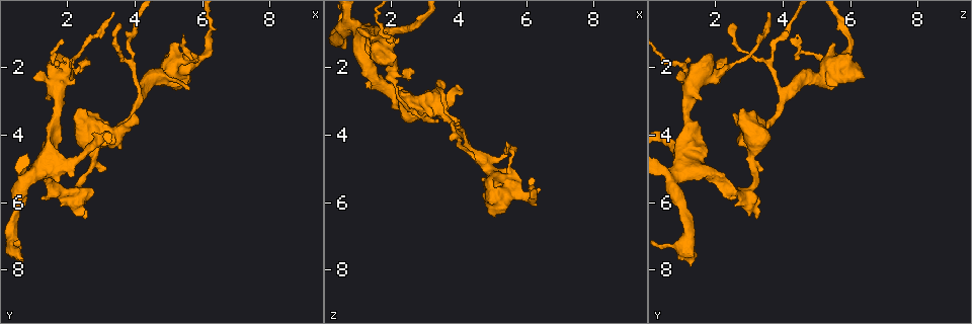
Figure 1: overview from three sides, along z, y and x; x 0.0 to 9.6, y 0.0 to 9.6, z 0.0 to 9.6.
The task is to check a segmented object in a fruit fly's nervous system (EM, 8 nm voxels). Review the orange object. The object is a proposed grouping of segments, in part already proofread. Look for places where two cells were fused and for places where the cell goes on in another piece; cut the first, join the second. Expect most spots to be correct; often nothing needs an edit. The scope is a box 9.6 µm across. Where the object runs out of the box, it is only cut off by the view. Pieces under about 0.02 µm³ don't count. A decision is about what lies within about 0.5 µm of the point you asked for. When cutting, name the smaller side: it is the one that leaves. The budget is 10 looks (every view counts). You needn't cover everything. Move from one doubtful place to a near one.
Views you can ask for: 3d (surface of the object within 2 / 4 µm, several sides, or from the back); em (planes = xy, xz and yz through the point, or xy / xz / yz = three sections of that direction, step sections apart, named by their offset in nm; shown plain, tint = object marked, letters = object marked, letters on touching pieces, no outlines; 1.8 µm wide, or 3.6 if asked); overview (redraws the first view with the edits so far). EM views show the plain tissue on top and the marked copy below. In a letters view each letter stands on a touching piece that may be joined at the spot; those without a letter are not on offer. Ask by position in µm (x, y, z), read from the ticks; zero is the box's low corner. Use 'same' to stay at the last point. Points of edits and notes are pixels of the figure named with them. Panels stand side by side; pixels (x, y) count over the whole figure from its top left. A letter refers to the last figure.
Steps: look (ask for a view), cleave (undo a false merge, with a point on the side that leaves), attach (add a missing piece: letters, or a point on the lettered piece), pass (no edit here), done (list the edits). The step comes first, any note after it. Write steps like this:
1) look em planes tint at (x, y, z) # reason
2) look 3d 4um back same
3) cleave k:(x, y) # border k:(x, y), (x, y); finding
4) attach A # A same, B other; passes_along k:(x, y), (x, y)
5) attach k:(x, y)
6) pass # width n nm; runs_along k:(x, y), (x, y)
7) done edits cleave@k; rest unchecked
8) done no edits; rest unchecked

look em xz step 16 letters at (5.05, 2.05, 5.60)

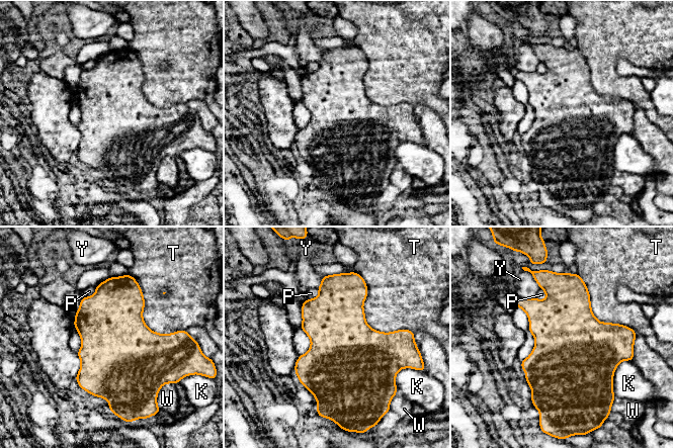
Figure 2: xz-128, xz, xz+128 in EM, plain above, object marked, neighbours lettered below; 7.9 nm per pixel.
look em planes letters same # another direction

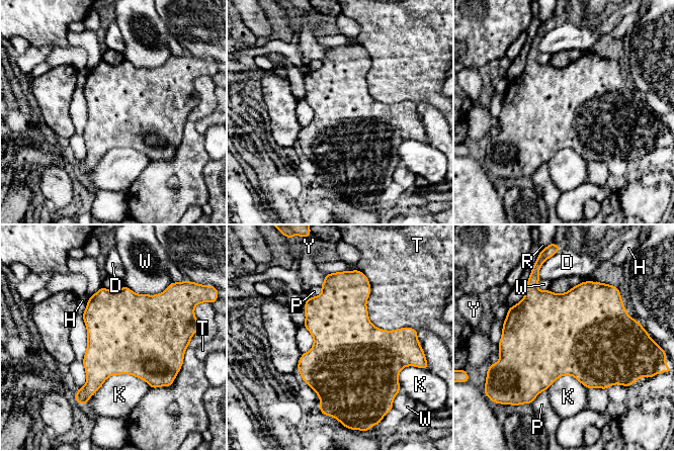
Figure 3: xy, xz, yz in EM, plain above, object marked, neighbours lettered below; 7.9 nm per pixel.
pass # D other, H other, K other, P other, R other, T other, W other, Y other; one cell here

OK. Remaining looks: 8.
look em xz step 8 letters at (2.65, 5.00, 3.05) # sudden change in width

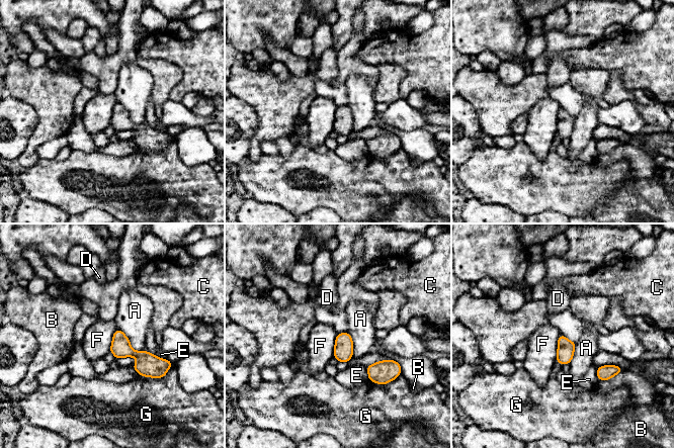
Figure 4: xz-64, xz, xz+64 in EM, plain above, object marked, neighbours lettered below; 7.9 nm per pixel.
look em planes letters same

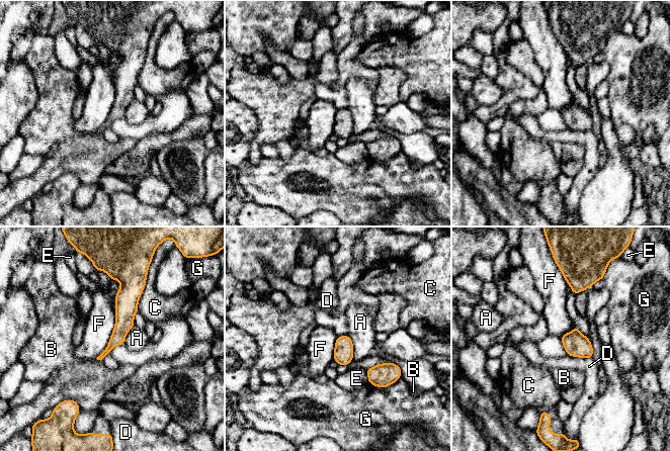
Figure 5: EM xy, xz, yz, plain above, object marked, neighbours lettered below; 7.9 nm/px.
pass # A other, B other, C other, D other, E other, F other, G other; runs_along 5:(122, 280), (124, 322), (109, 347); all the same cell

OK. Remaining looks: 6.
look em 3.6um planes tint at (1.90, 2.15, 1.20) # sudden change in width

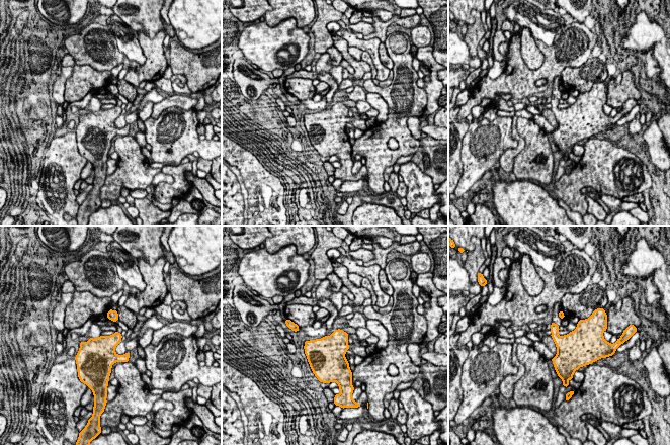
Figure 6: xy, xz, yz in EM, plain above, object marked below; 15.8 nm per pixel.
look em 3.6um planes letters same

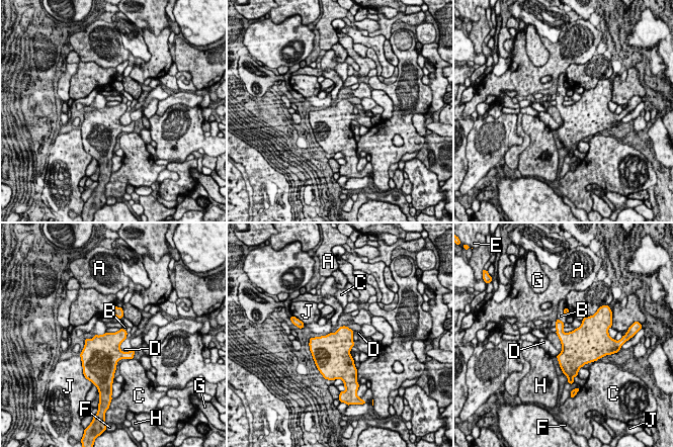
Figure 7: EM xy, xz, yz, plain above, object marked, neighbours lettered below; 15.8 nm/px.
pass # A other, B other, C other, D other, E other, F other, G other, H other, J other; border 7:(105, 332), (93, 335); one cell here

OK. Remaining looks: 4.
look em yz step 8 letters at (0.65, 7.90, 1.20) # free end

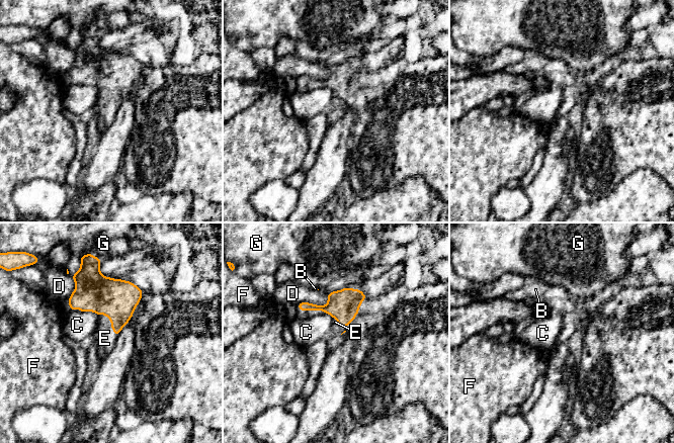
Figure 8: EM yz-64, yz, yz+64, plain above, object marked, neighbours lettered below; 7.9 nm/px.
look em planes letters same

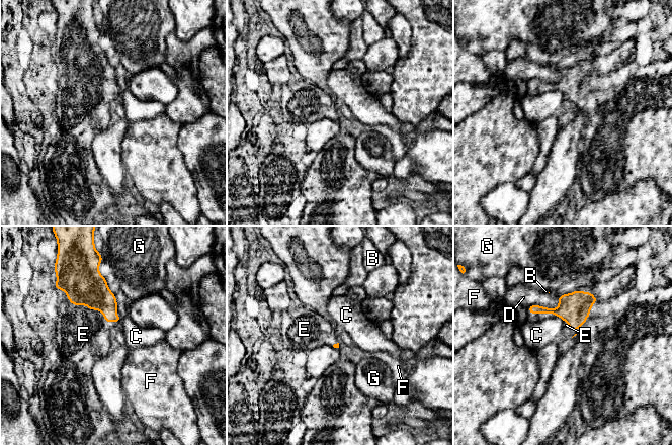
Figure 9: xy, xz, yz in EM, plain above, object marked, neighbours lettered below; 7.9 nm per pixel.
attach E # B other, C other, D other, E same, F other, G other; passes_along 9:(80, 279), (90, 308), (83, 334); it goes on there

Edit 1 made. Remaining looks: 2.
done edits attach@9; rest unchecked

